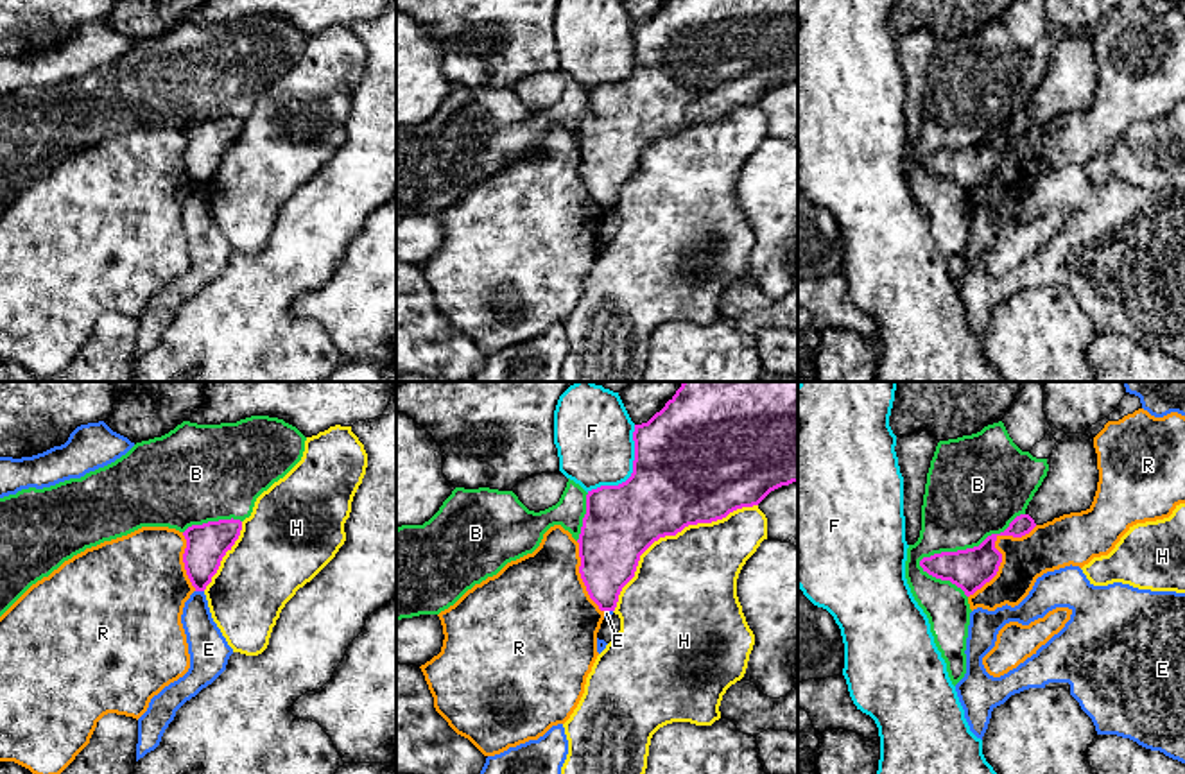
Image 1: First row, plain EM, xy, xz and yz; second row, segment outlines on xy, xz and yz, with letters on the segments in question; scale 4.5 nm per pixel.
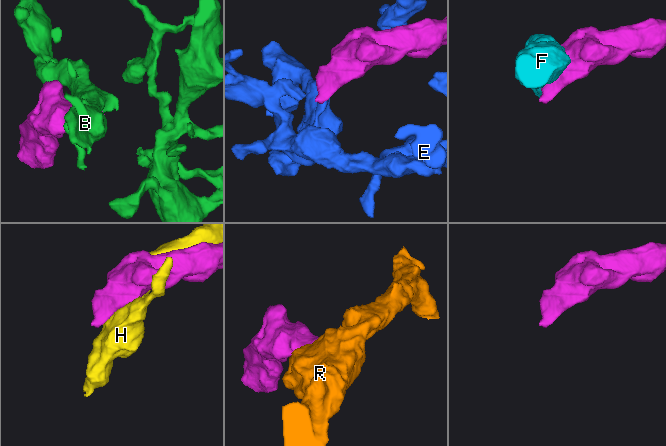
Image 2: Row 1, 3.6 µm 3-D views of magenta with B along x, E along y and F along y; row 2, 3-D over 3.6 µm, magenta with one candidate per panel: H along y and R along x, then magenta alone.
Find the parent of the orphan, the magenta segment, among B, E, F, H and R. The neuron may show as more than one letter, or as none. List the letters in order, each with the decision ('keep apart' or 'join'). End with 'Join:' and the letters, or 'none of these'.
B: keep apart
E: keep apart
F: keep apart
H: keep apart
R: keep apart
Join: none of these

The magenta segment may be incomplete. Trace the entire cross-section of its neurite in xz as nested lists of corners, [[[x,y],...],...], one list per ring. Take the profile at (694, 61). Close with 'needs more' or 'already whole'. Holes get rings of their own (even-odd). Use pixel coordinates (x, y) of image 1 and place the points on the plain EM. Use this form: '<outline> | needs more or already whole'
[[[667,0],[647,22],[635,23],[631,75],[586,93],[579,133],[579,172],[601,210],[615,210],[622,186],[635,176],[640,154],[660,136],[688,124],[712,122],[758,104],[771,90],[798,81],[798,0]]] | already whole

